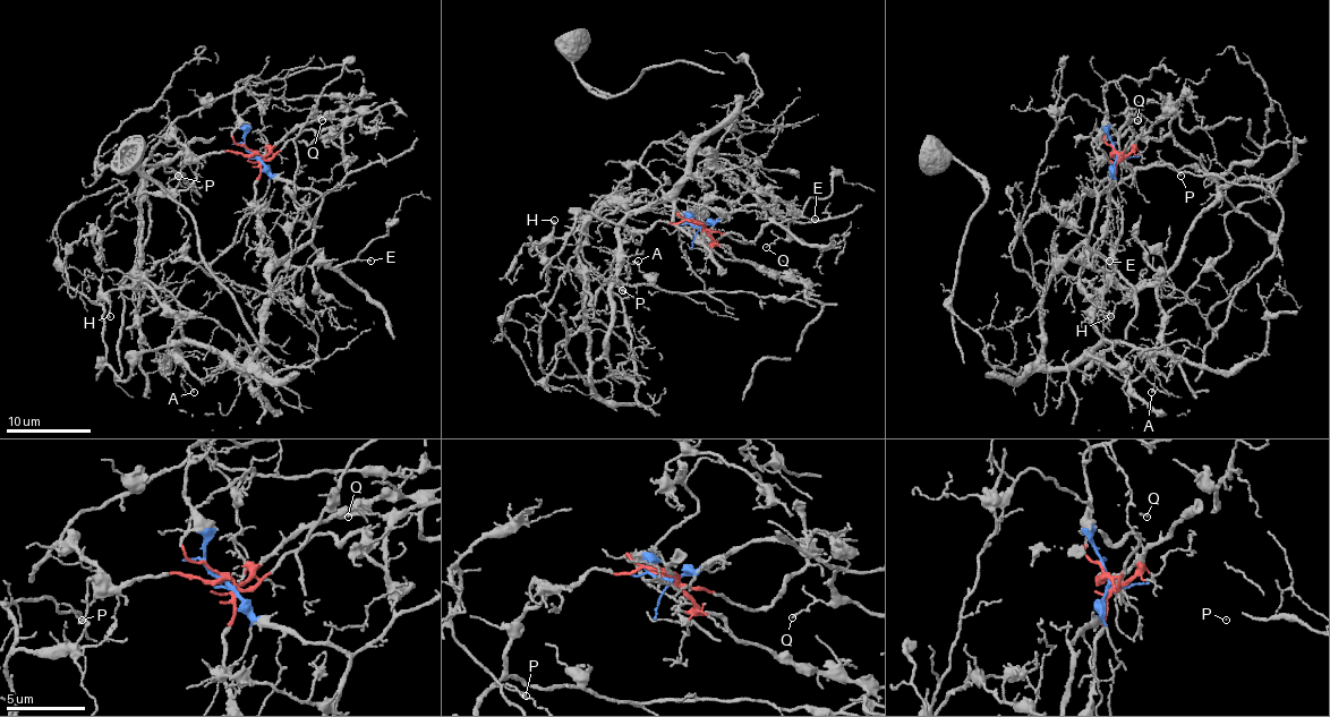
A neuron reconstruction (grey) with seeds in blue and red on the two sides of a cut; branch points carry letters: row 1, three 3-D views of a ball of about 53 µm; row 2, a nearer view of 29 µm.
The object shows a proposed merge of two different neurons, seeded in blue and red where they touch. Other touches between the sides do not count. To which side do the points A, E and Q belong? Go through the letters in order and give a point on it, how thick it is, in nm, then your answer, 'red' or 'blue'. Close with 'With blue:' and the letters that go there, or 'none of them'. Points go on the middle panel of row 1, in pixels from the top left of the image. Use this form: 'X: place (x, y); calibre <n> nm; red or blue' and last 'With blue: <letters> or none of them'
A: place (638, 261); calibre 130 nm; blue
E: place (815, 219); calibre 110 nm; blue
Q: place (766, 247); calibre 110 nm; blue
With blue: A, E, Q

